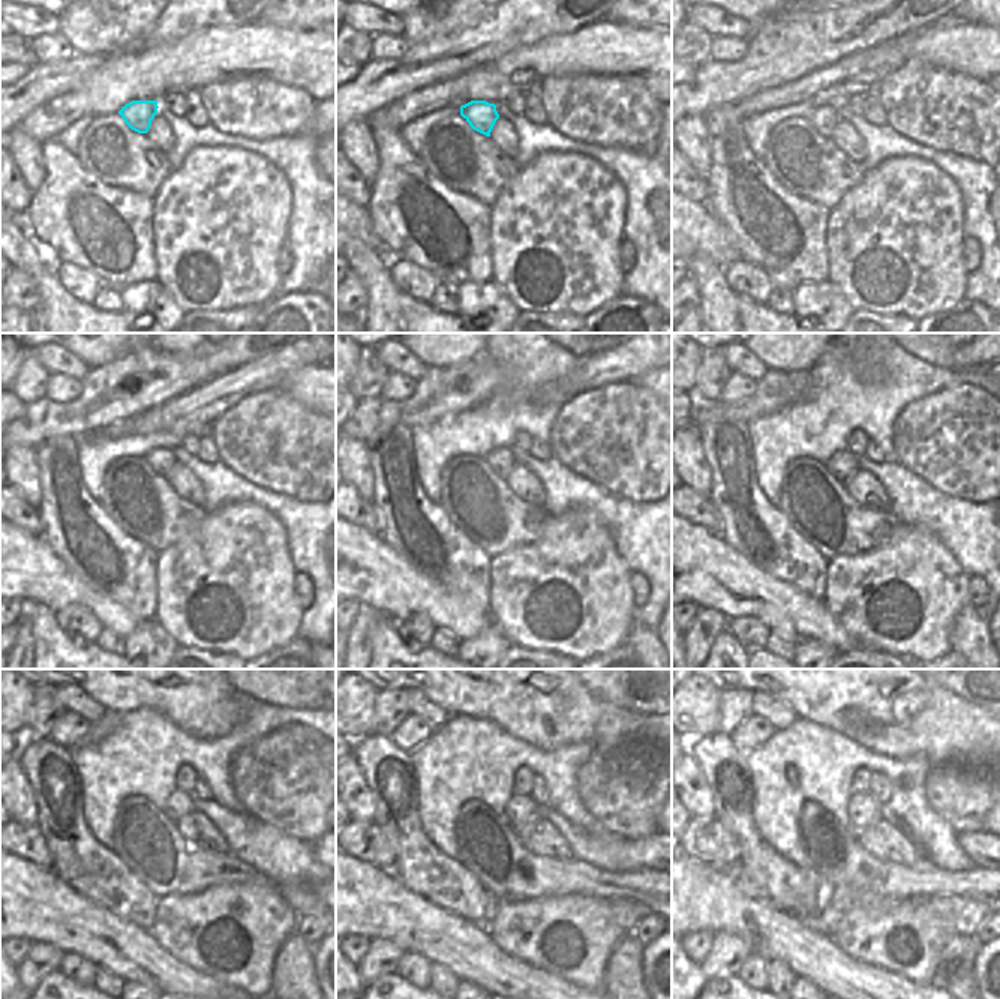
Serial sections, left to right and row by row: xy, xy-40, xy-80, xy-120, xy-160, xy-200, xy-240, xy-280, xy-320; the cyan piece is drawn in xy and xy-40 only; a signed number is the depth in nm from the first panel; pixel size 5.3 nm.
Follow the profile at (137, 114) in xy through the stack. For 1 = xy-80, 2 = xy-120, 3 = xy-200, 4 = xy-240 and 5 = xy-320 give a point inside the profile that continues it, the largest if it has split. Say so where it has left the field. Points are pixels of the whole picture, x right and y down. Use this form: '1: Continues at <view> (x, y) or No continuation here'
1: Continues at xy-80 (823, 119)
2: Continues at xy-120 (161, 459)
3: Continues at xy-200 (843, 464)
4: Continues at xy-240 (179, 804)
5: Continues at xy-320 (862, 810)

